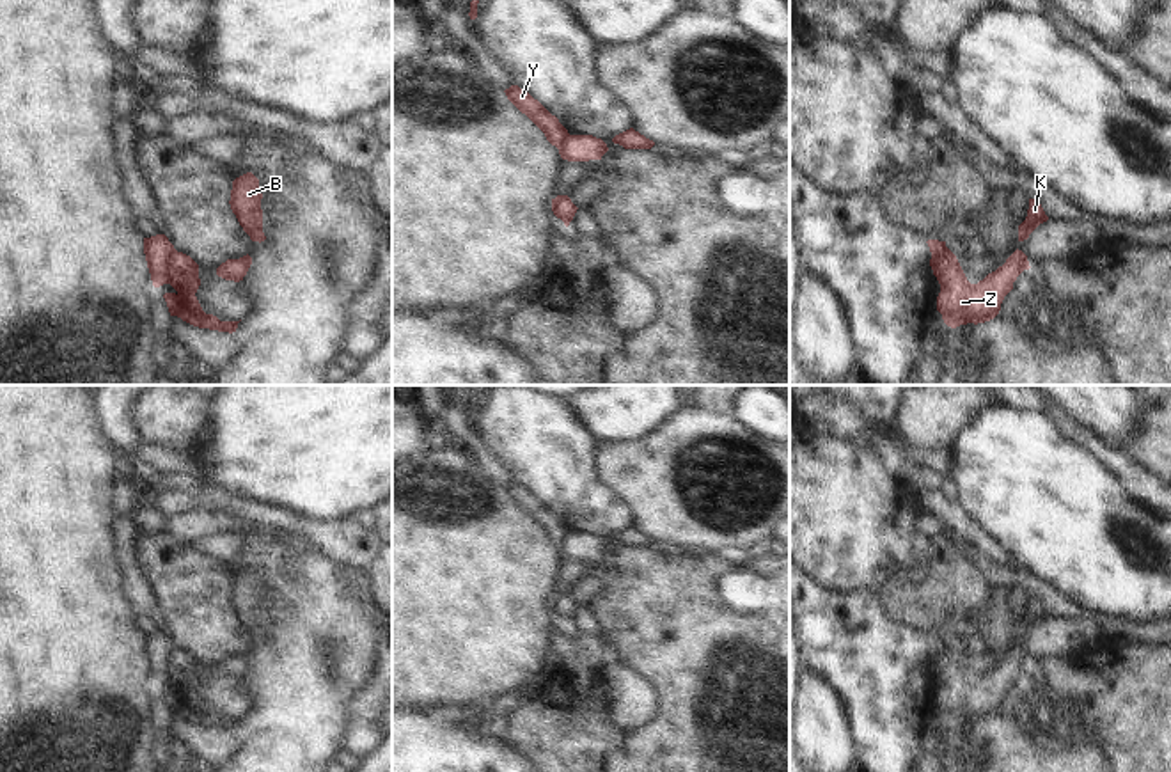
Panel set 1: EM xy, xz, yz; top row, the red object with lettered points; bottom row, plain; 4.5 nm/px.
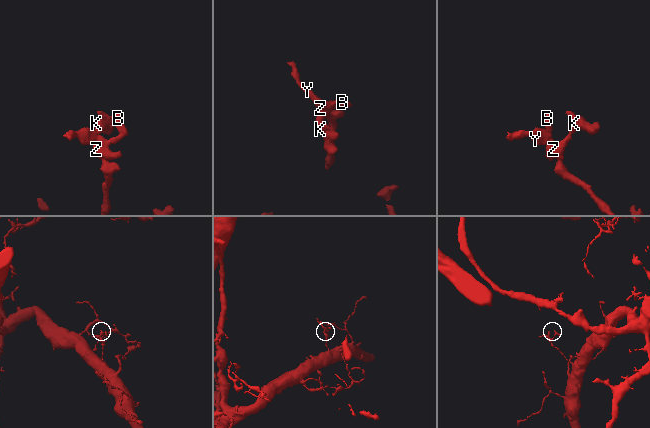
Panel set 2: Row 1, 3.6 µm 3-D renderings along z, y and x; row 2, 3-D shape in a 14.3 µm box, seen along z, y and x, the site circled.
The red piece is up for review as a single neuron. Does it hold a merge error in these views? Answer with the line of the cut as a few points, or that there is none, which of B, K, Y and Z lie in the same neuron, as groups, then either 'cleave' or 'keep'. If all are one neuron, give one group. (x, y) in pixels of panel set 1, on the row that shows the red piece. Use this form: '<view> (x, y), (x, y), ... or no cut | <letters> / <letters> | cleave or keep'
xy (174, 249), (169, 258), (169, 275), (164, 283) | B K Z / Y | cleave

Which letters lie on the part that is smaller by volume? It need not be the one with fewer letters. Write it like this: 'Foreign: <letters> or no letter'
Foreign: Y

